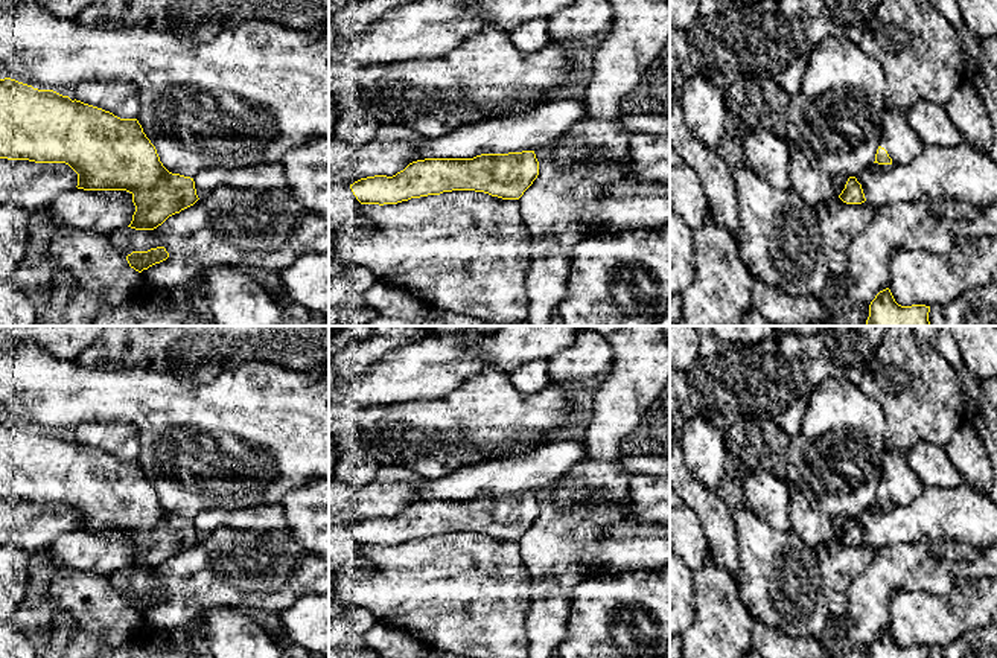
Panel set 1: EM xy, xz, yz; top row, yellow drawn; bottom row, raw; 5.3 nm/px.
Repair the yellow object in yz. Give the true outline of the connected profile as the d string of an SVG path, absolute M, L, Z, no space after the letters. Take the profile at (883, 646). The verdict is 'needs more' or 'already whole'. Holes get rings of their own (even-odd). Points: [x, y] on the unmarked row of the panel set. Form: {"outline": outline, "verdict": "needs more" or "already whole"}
{"outline": "M889 629L880 632L869 646L869 658L929 658L930 647L901 647Z", "verdict": "already whole"}

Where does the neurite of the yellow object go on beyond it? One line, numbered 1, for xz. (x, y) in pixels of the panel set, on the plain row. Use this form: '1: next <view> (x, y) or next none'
1: next none

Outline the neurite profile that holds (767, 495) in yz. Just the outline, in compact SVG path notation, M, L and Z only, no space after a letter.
M753 471L741 480L746 506L775 530L788 530L792 486L769 471Z

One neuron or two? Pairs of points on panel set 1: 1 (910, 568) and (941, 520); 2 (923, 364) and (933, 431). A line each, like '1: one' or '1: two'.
1: two
2: one

